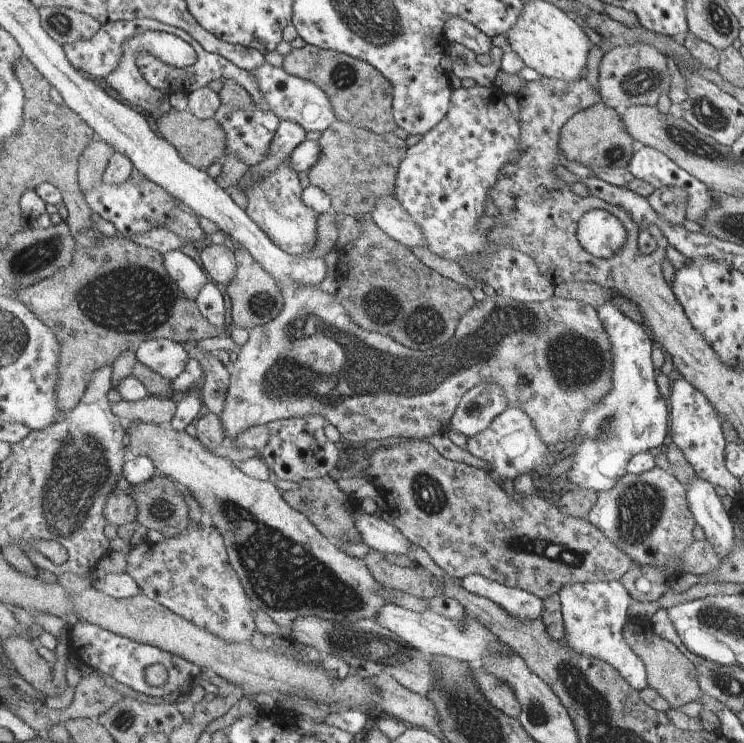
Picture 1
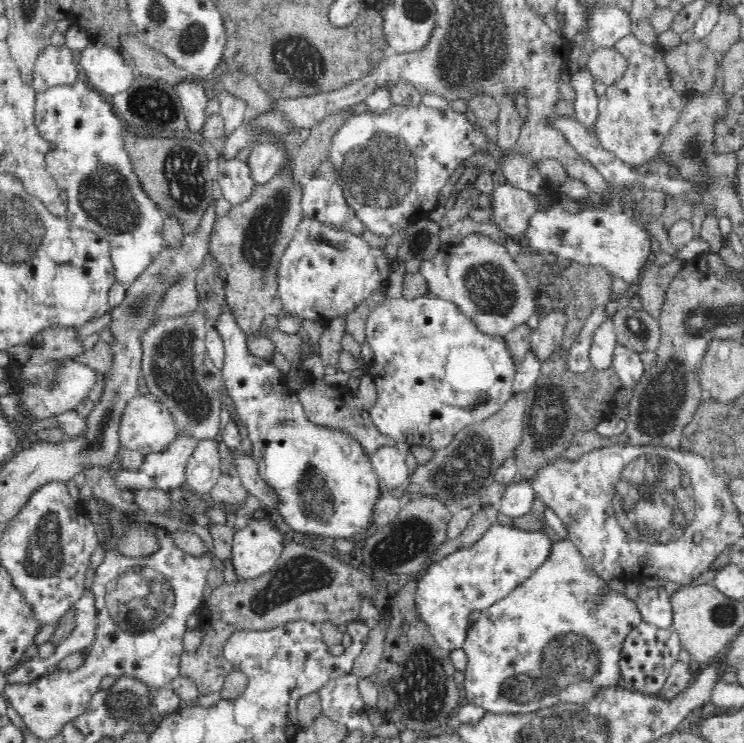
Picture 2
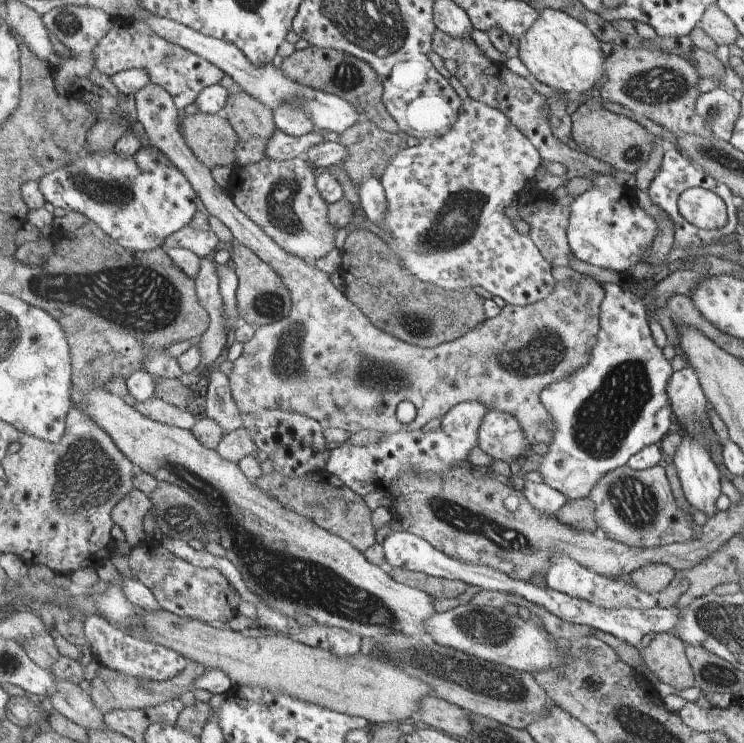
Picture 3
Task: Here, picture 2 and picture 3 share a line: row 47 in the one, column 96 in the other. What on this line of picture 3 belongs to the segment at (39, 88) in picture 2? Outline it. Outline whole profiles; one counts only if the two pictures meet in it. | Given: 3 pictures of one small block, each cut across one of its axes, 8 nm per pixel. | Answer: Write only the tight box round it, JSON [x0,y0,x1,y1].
[92,21,226,112]

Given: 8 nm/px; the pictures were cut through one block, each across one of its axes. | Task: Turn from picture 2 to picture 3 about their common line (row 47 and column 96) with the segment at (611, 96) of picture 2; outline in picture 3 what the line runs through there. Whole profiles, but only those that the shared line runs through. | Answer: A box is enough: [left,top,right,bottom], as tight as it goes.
[85,613,187,683]

